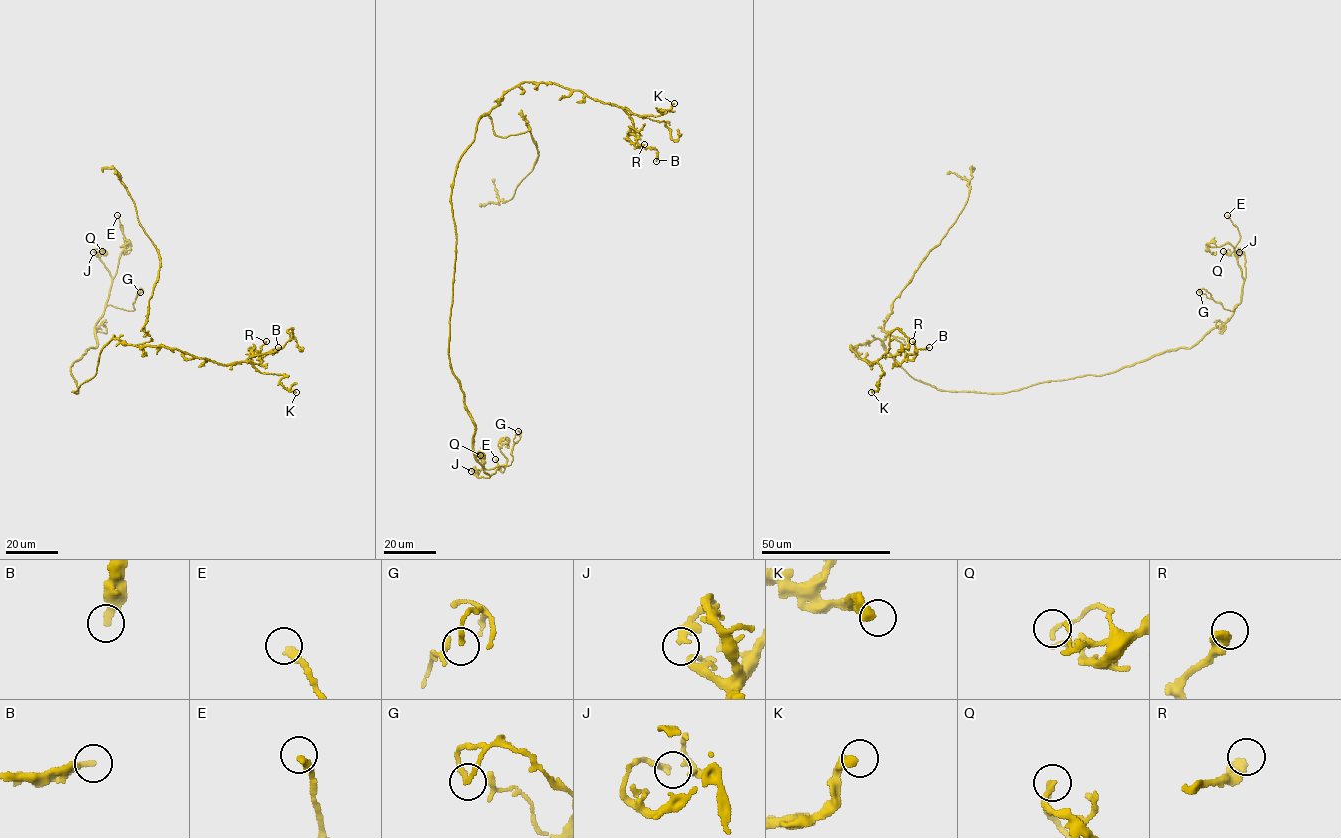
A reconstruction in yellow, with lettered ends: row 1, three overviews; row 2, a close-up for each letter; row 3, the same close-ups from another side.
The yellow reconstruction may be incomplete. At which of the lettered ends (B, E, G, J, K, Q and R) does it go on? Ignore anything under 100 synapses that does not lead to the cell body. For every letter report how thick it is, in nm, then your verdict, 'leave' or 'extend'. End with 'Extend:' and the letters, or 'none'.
B: calibre 300 nm; leave
E: calibre 300 nm; extend
G: calibre 130 nm; leave
J: calibre 280 nm; leave
K: calibre 380 nm; leave
Q: calibre 160 nm; leave
R: calibre 400 nm; leave
Extend: E

